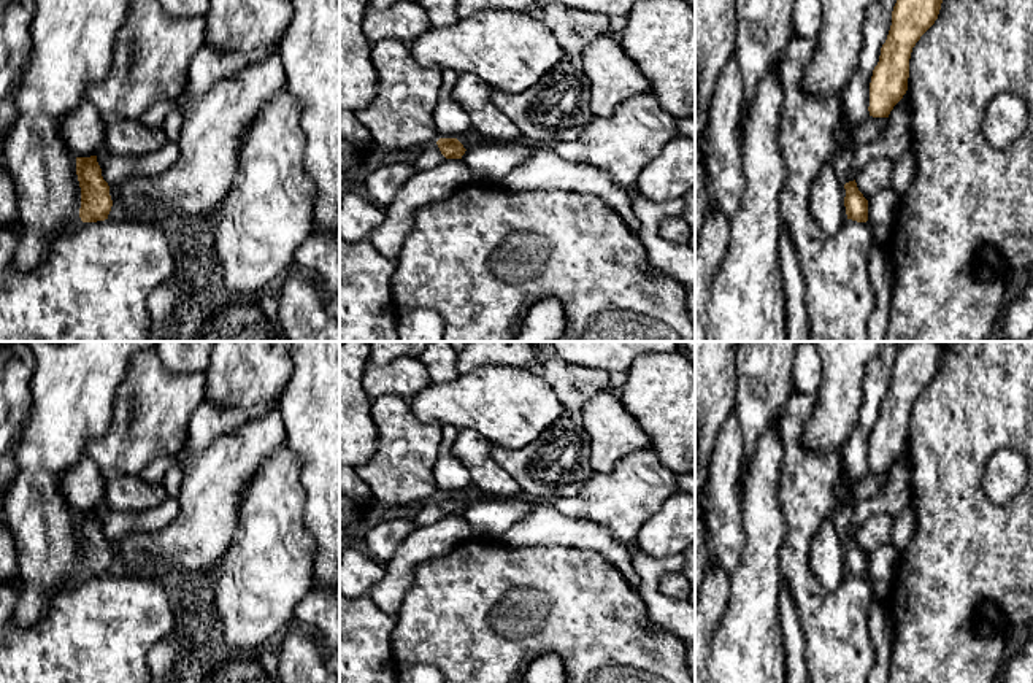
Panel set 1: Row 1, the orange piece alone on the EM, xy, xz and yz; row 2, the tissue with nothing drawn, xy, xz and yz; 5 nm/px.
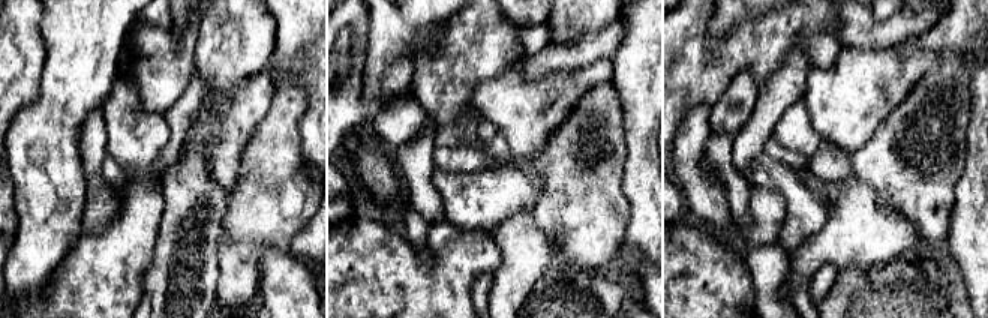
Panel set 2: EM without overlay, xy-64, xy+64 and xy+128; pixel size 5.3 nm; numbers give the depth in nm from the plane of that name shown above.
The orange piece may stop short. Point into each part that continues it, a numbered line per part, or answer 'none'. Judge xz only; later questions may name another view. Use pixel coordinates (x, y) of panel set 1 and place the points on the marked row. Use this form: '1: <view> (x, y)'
none

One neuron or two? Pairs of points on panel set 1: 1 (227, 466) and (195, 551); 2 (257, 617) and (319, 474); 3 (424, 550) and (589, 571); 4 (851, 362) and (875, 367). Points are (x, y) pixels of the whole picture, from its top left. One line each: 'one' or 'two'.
1: one
2: two
3: two
4: two

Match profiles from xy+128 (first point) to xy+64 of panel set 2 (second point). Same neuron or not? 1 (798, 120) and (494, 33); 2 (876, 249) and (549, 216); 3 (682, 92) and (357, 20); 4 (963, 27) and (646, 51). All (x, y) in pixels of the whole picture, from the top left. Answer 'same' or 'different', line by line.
1: different
2: different
3: same
4: different

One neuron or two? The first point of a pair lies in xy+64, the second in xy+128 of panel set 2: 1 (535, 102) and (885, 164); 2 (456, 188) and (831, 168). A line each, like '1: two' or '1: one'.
1: two
2: two

